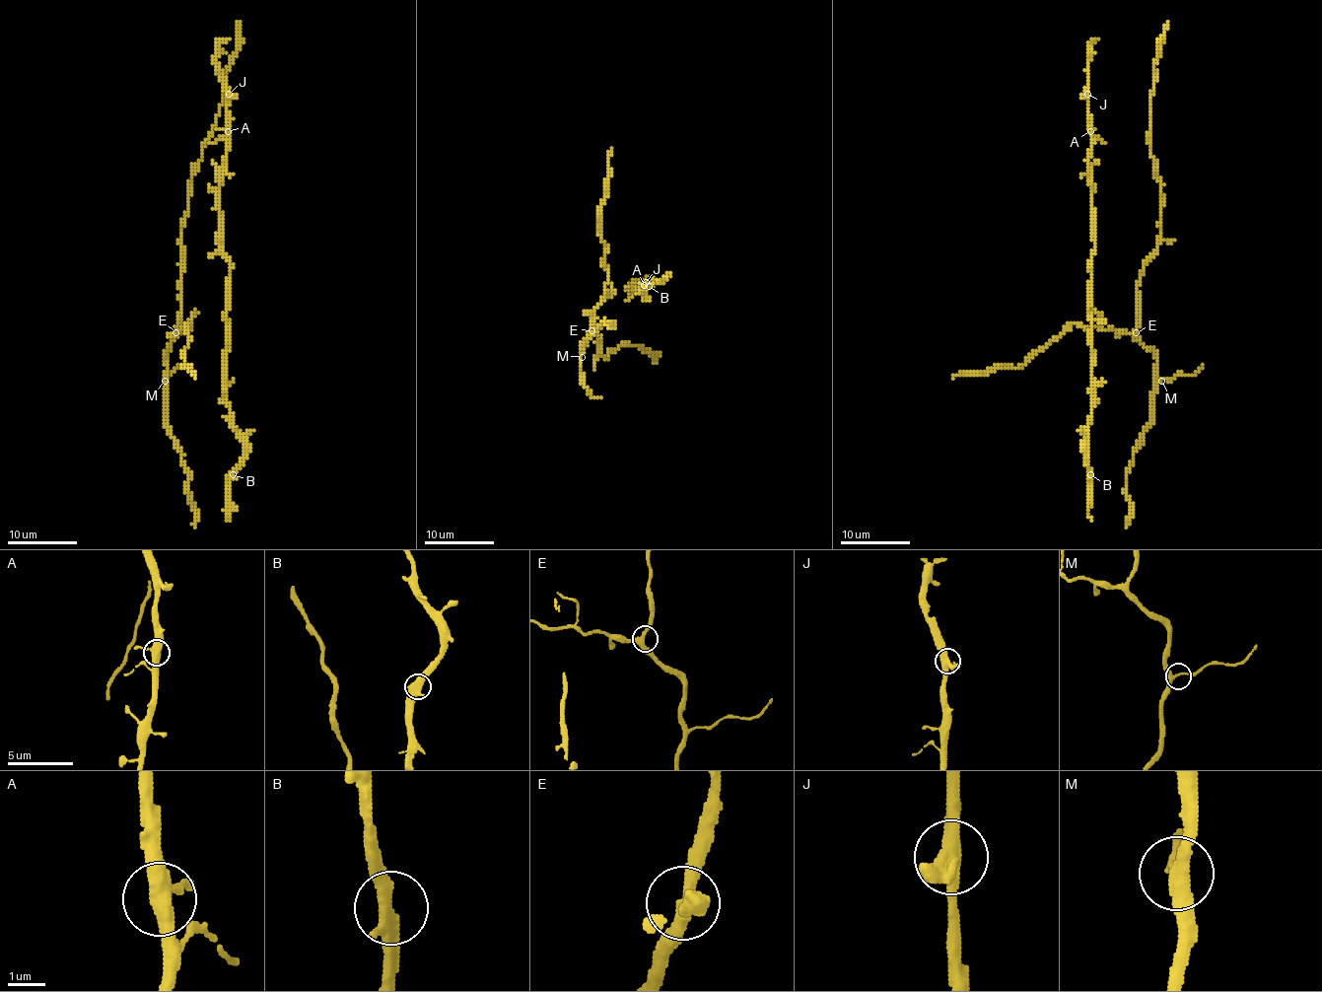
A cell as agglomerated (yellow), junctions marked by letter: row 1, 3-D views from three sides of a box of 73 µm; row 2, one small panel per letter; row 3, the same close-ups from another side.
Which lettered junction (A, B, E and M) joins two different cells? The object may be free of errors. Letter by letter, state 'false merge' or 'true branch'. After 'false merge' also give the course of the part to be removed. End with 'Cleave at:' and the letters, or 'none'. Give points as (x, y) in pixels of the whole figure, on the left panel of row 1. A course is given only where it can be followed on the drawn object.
A: true branch
B: true branch
E: true branch
M: true branch
Cleave at: none

